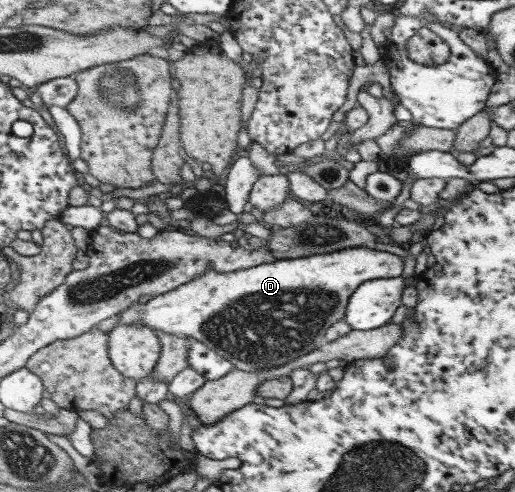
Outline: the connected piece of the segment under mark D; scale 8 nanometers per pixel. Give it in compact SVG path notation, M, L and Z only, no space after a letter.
M359 246L330 254L315 254L309 257L282 259L249 269L231 273L211 269L192 282L177 287L156 298L150 298L145 305L136 304L121 311L121 324L147 324L153 330L195 338L213 347L225 359L232 360L234 370L261 372L283 367L295 359L315 351L326 343L327 330L344 320L345 301L361 283L371 279L393 279L403 269L403 258L387 251Z

